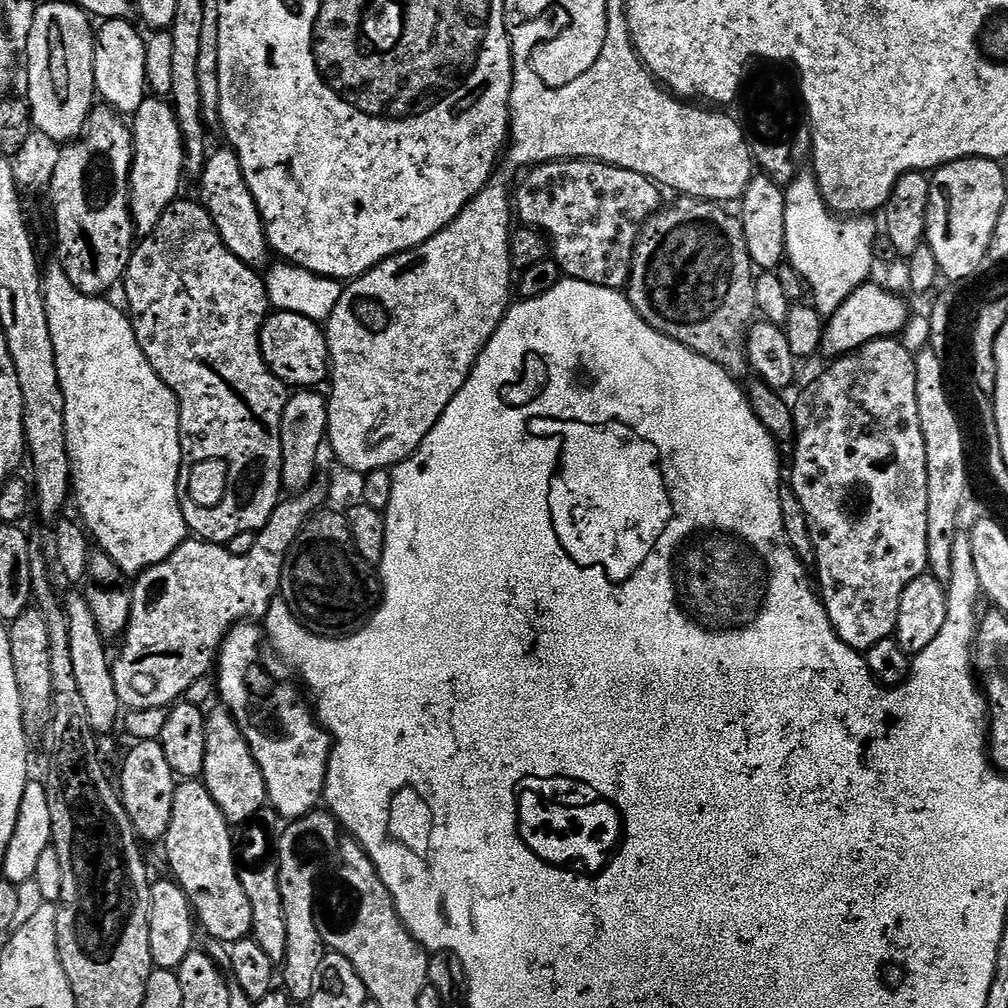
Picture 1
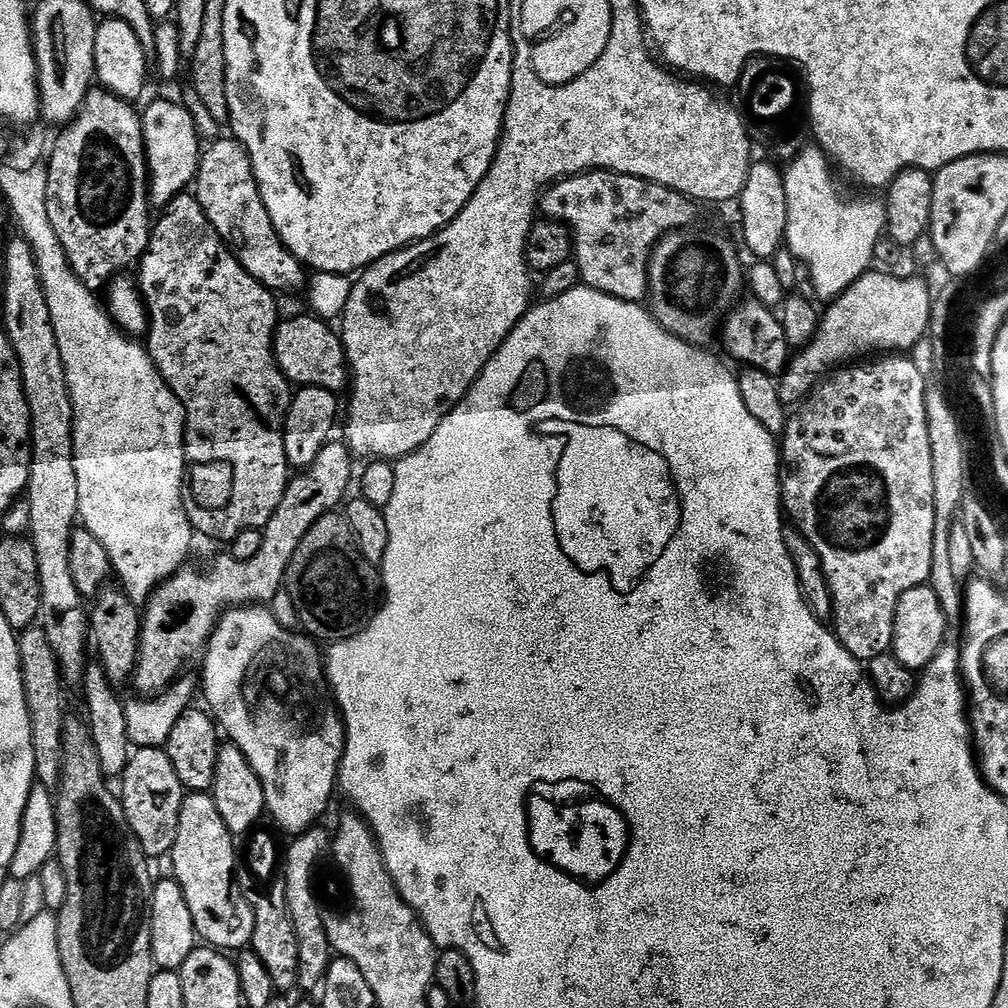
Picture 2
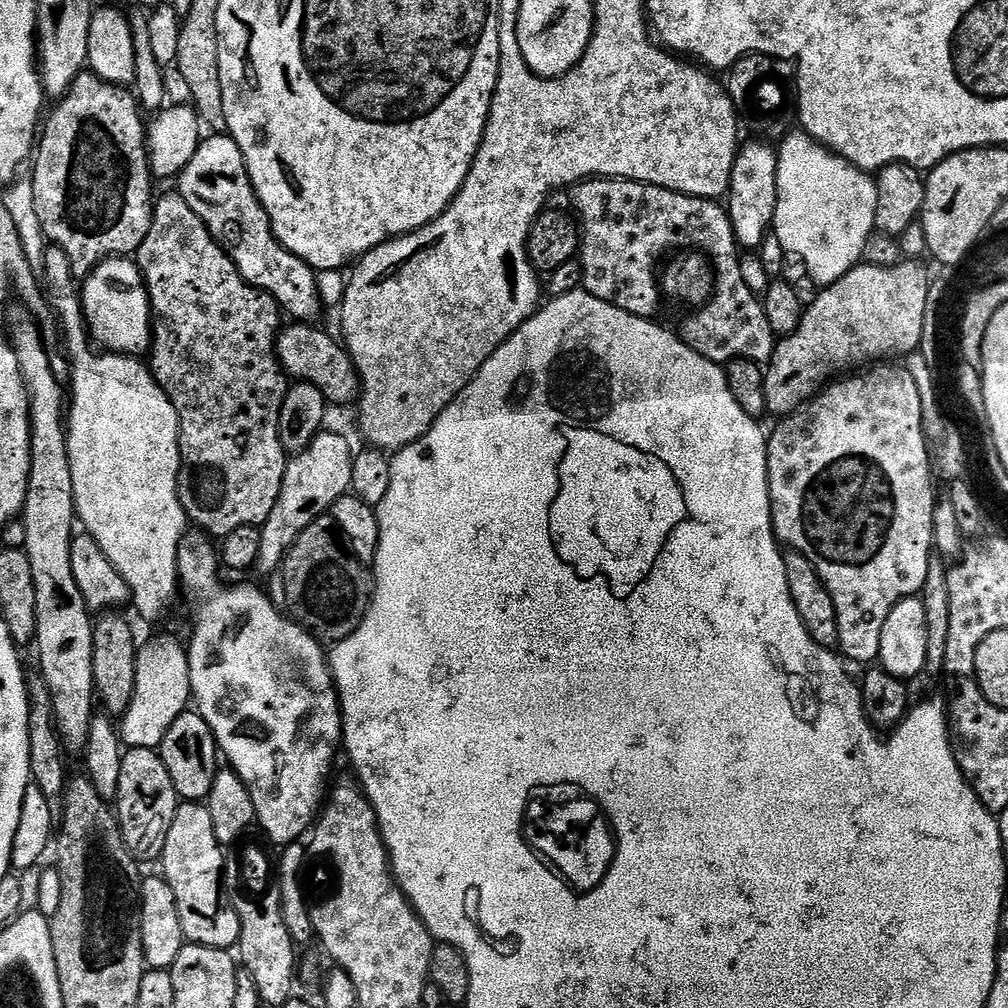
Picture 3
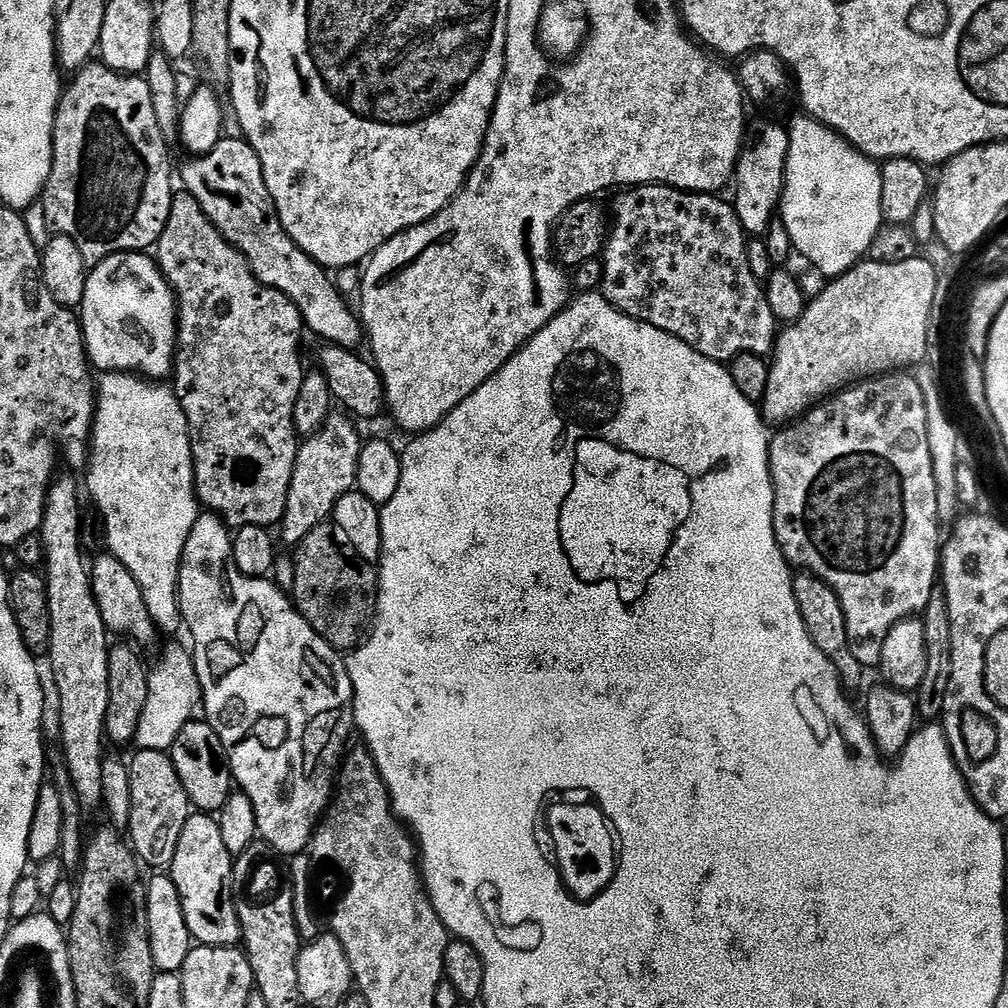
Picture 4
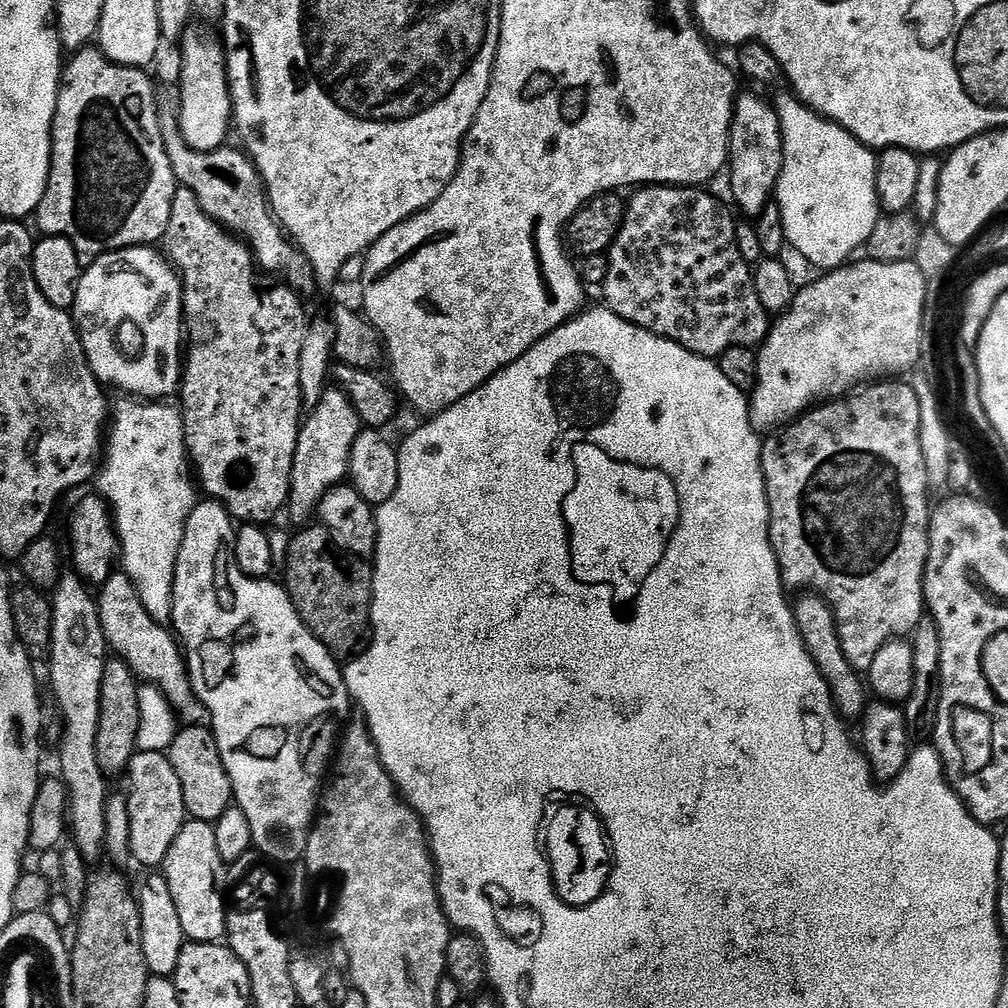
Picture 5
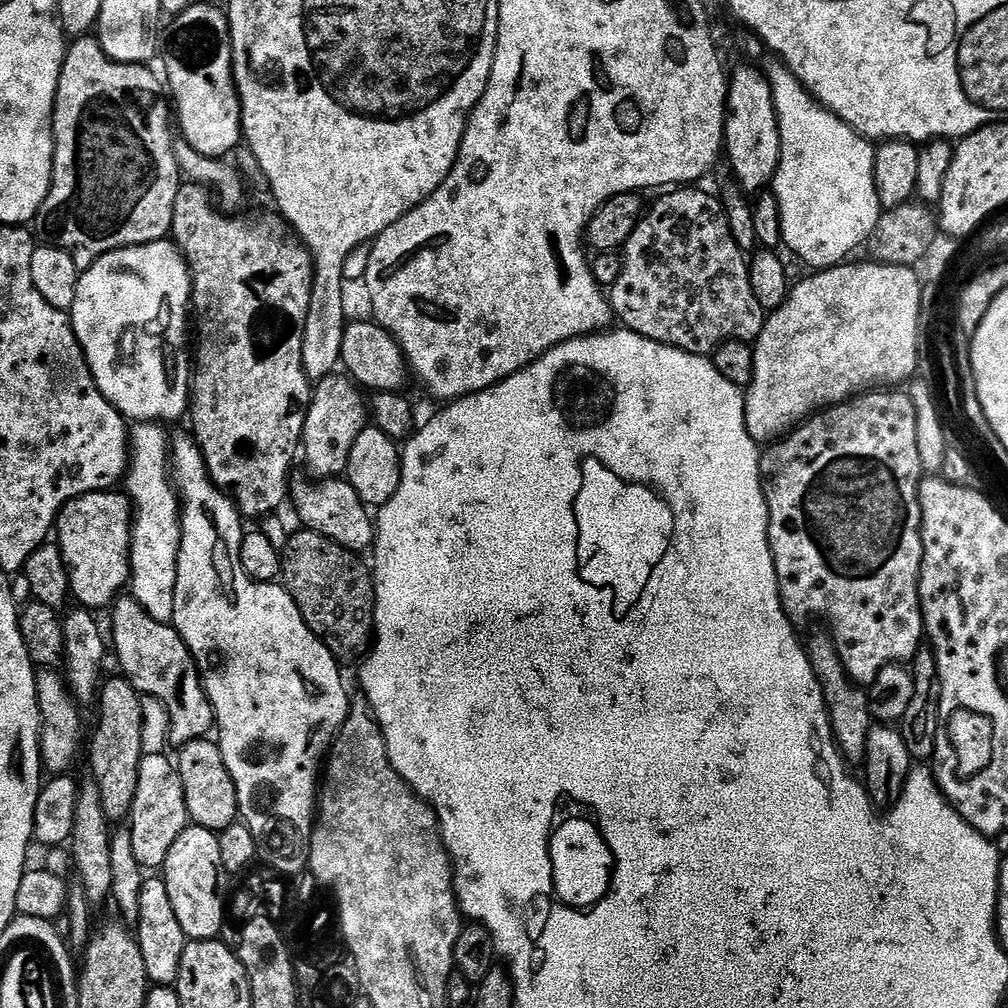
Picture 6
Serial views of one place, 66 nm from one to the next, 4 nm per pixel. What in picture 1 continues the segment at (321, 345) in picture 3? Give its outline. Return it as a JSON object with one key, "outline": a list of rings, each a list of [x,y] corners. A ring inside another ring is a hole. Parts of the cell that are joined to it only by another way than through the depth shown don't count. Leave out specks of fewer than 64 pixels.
{"outline":[[[277,311],[271,315],[258,330],[258,349],[265,369],[285,387],[296,386],[292,388],[298,390],[318,387],[316,385],[328,376],[329,355],[325,331],[317,321],[296,313]]]}

